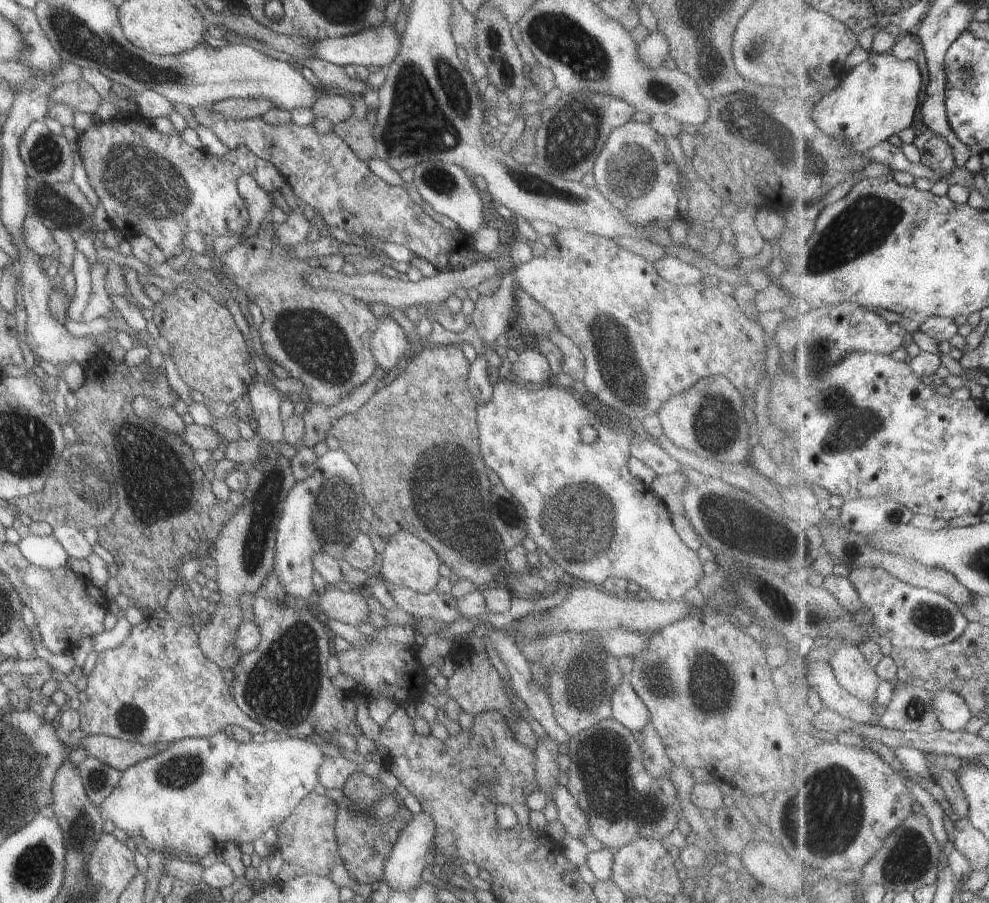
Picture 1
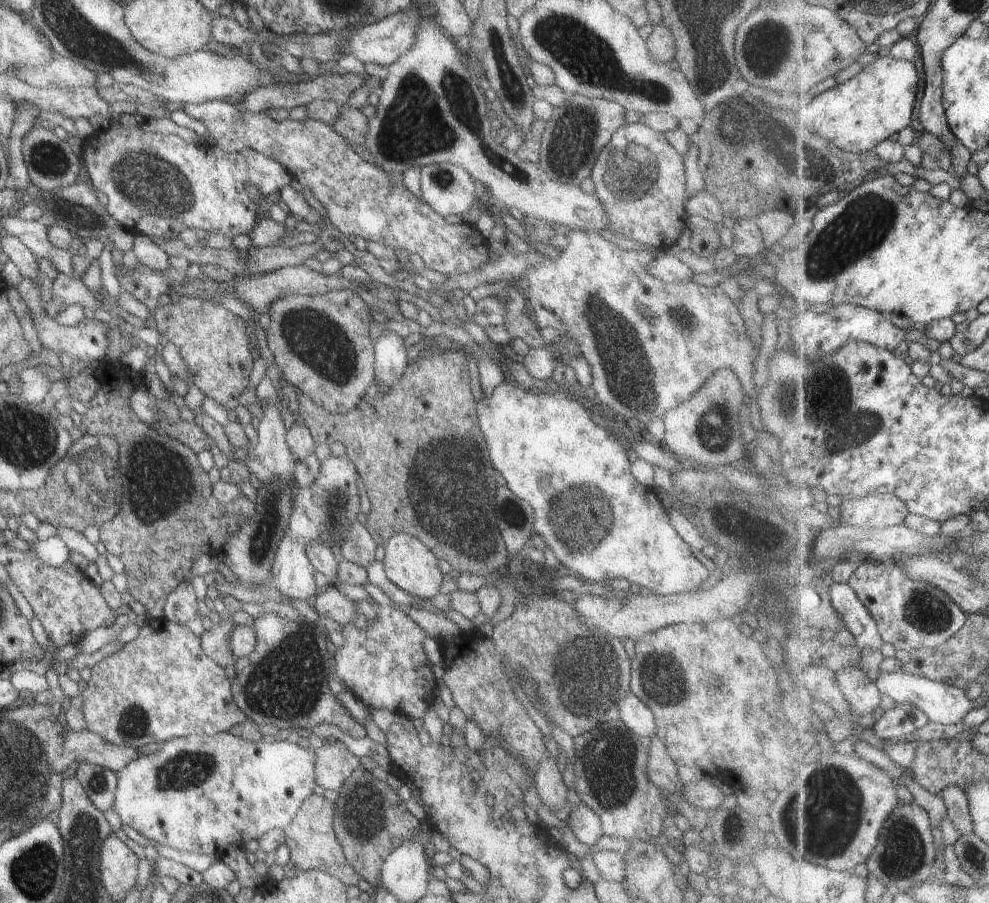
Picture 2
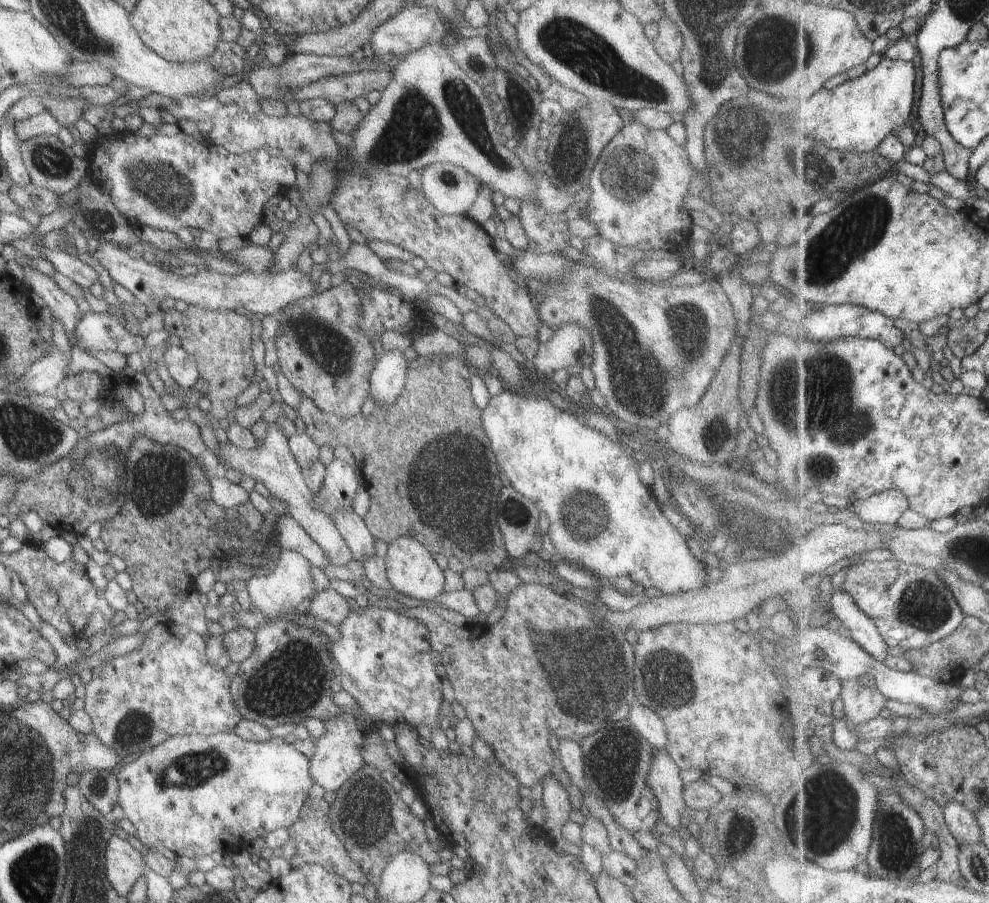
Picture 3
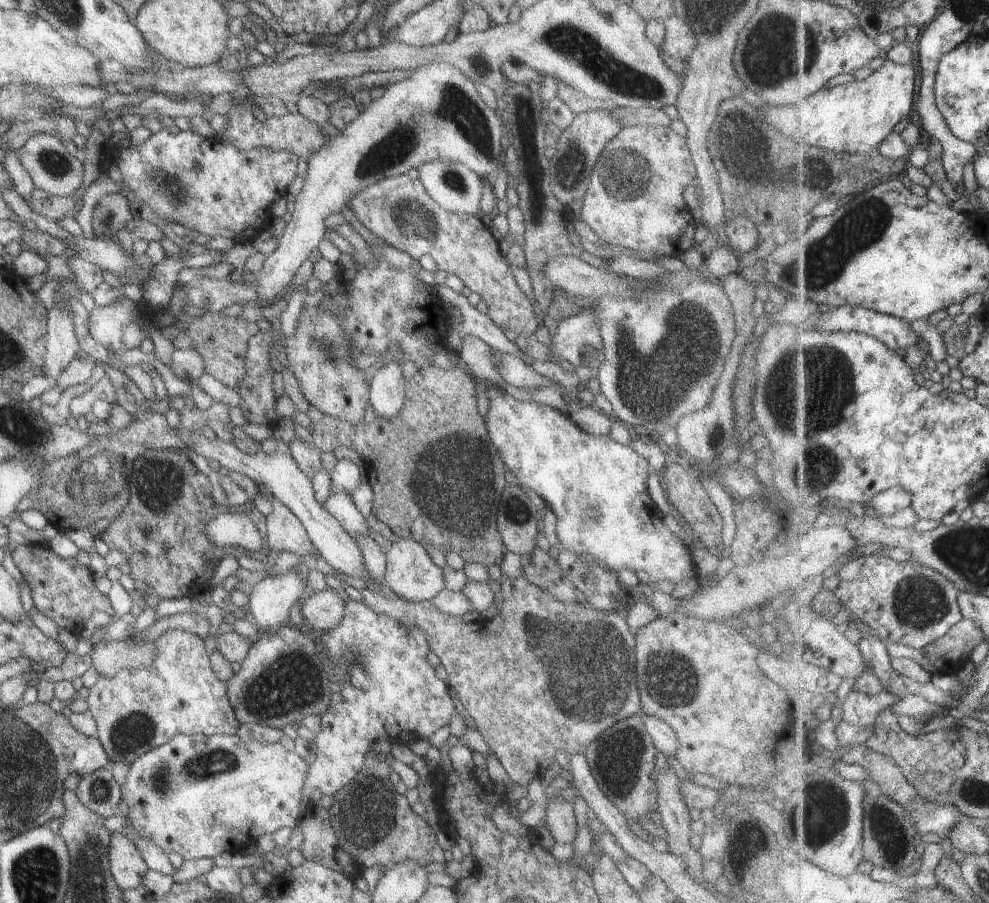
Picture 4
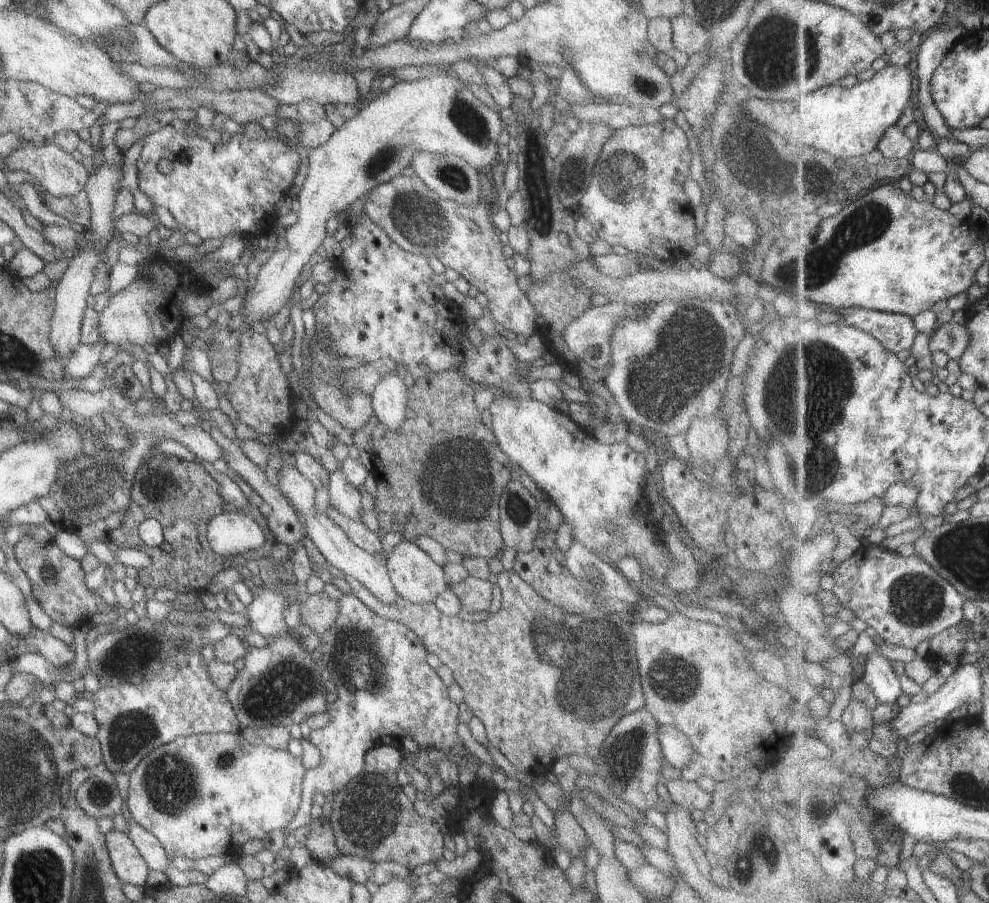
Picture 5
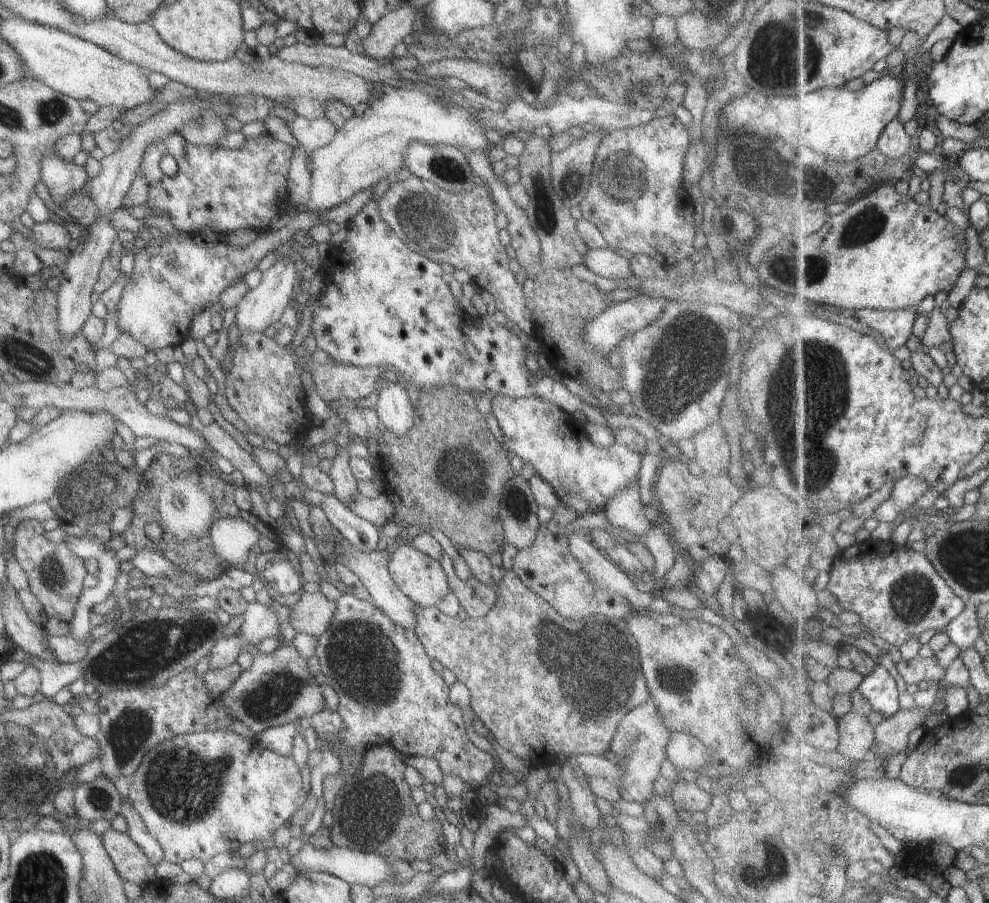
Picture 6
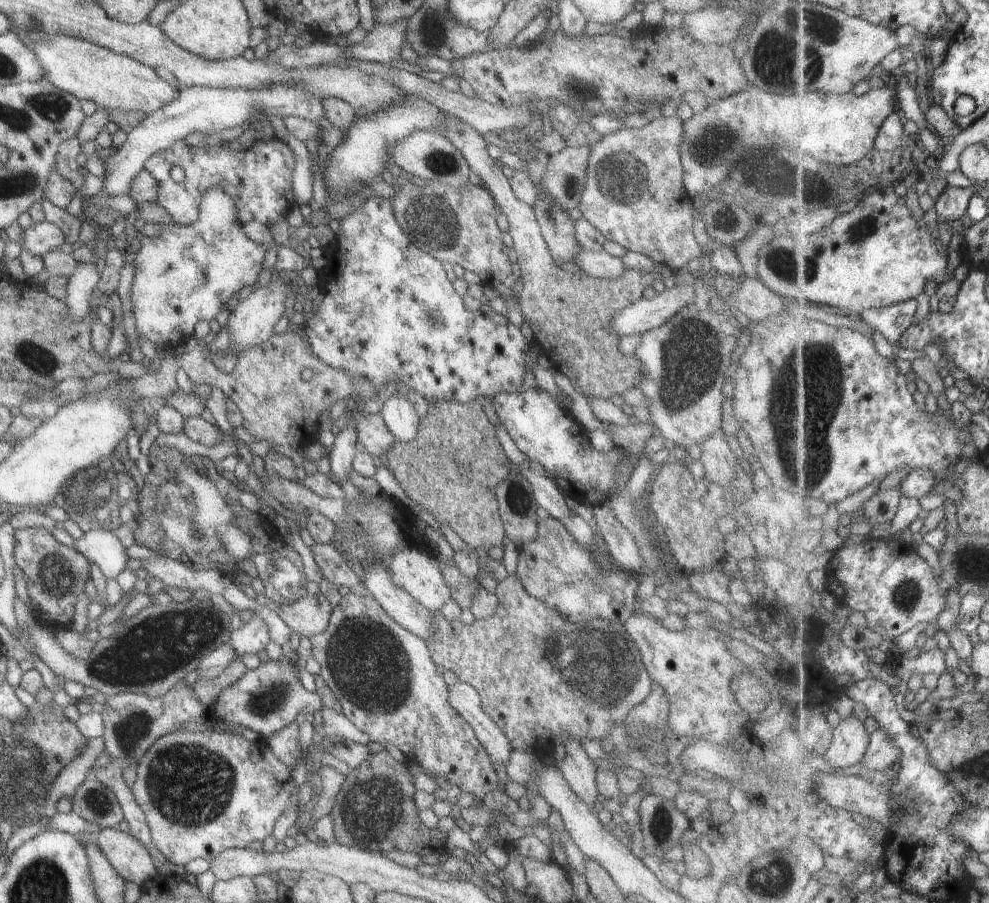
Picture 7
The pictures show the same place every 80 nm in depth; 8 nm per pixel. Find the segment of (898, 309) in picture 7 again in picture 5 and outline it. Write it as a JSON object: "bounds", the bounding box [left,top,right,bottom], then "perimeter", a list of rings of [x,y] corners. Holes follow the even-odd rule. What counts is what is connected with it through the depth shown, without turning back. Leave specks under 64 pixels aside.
{"bounds":[826,307,917,355],"perimeter":[[[848,307],[826,315],[829,319],[870,333],[895,355],[901,350],[911,351],[917,342],[917,326],[913,318],[905,314]]]}

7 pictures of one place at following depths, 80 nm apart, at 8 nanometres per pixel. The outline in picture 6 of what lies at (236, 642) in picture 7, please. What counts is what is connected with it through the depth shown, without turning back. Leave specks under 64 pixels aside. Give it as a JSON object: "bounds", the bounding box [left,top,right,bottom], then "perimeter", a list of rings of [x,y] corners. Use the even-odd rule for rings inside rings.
{"bounds":[235,599,280,645],"perimeter":[[[273,599],[268,606],[256,601],[247,604],[243,612],[243,623],[235,632],[235,635],[241,638],[243,645],[254,645],[265,638],[277,637],[280,634],[277,607]]]}

